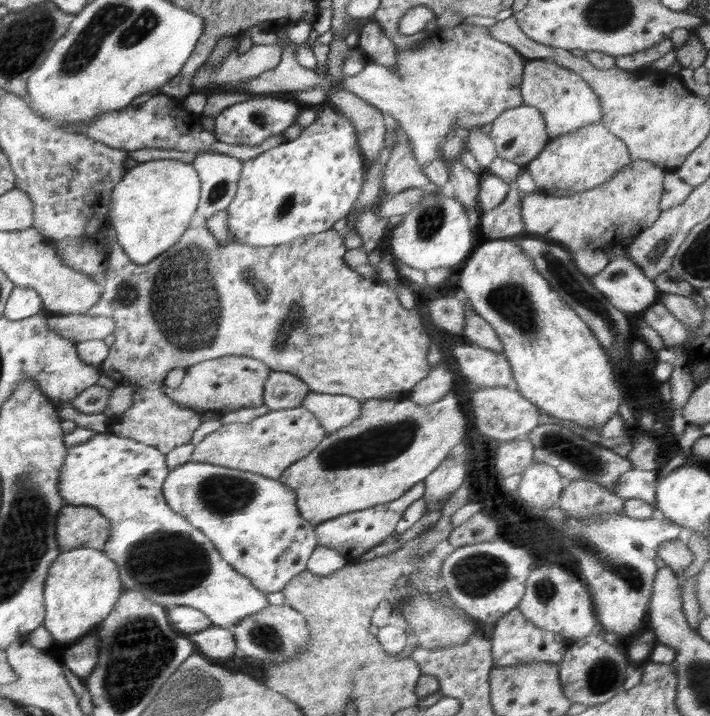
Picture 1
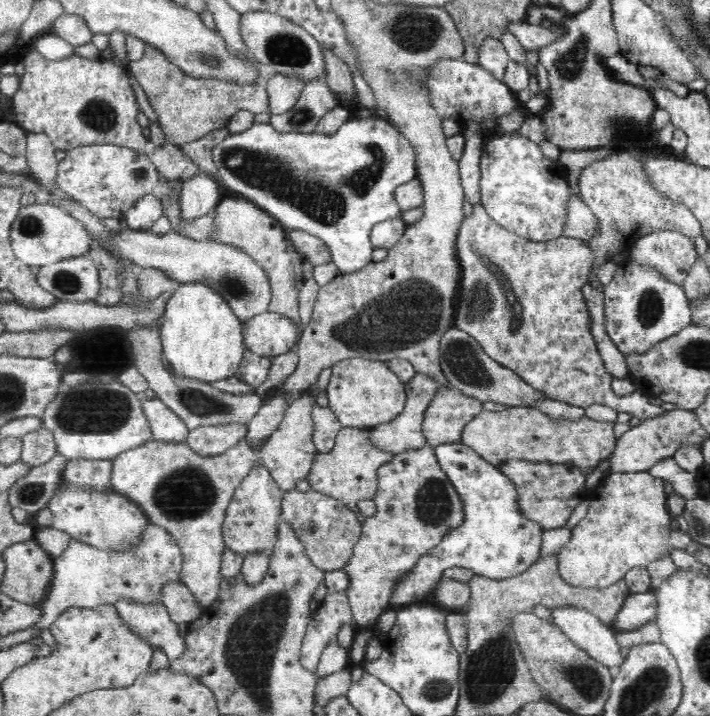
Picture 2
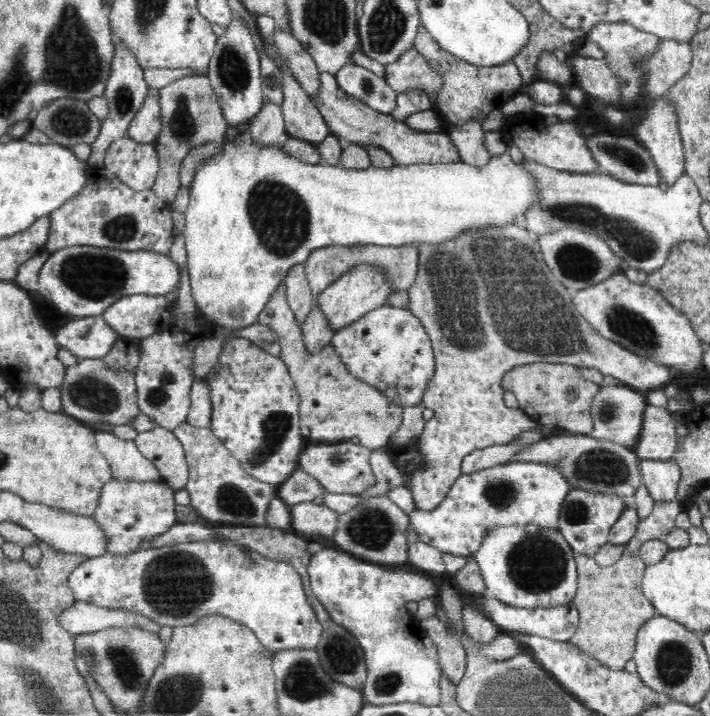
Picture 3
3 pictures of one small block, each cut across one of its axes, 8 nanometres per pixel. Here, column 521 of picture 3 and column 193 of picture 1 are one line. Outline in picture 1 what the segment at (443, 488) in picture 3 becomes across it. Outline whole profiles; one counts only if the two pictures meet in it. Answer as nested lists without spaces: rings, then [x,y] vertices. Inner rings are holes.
[[[206,223],[199,227],[192,227],[186,230],[186,236],[180,238],[180,260],[178,260],[178,244],[172,246],[172,250],[166,250],[166,254],[160,254],[156,258],[156,262],[148,262],[146,266],[136,264],[130,260],[130,257],[122,250],[122,247],[116,241],[114,236],[114,229],[100,228],[99,236],[108,239],[108,246],[110,247],[110,255],[108,258],[108,271],[106,271],[104,287],[101,290],[100,299],[94,308],[88,309],[88,315],[107,316],[114,320],[116,327],[114,327],[115,340],[109,348],[107,358],[101,366],[101,374],[108,375],[114,379],[117,384],[132,384],[134,386],[132,395],[132,403],[126,413],[119,414],[119,417],[112,417],[105,422],[105,426],[110,429],[114,435],[122,436],[123,438],[130,438],[142,444],[153,446],[162,455],[170,453],[176,446],[191,443],[194,432],[201,425],[199,414],[191,408],[185,408],[182,404],[171,400],[167,394],[161,391],[160,386],[164,386],[166,374],[174,368],[188,369],[190,366],[200,364],[210,359],[217,359],[228,355],[240,355],[247,357],[254,357],[266,363],[271,370],[278,370],[294,374],[302,381],[306,381],[306,385],[311,392],[318,392],[323,394],[344,394],[351,396],[351,398],[358,401],[366,401],[372,398],[384,399],[389,401],[390,398],[397,399],[397,396],[404,395],[404,392],[412,391],[414,386],[418,384],[423,378],[428,376],[430,370],[430,363],[428,363],[428,351],[430,346],[430,338],[428,337],[424,326],[422,325],[421,316],[418,311],[410,310],[402,307],[396,297],[393,289],[385,287],[382,282],[374,280],[366,280],[356,271],[352,270],[344,261],[344,254],[348,248],[344,245],[343,232],[338,232],[334,229],[325,230],[318,234],[312,234],[305,237],[298,237],[290,242],[270,245],[270,246],[256,246],[248,245],[230,238],[226,246],[220,246],[216,242],[214,233],[206,228]]]

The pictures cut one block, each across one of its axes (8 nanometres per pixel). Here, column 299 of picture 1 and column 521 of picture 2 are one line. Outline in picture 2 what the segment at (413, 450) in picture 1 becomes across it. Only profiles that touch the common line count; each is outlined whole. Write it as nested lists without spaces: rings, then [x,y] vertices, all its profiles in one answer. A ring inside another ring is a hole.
[[[510,460],[496,465],[496,468],[508,476],[518,490],[518,507],[522,515],[544,530],[564,527],[577,505],[580,493],[586,490],[586,473],[571,465]]]

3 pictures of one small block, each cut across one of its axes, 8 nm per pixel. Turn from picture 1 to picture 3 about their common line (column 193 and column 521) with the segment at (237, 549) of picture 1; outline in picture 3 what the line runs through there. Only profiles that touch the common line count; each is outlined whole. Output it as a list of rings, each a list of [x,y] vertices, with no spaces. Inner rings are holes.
[[[510,462],[473,474],[462,474],[448,490],[446,498],[434,510],[414,509],[409,513],[410,529],[425,544],[454,556],[473,555],[478,552],[484,538],[498,526],[542,526],[558,530],[561,506],[570,492],[570,483],[552,466],[538,462]]]

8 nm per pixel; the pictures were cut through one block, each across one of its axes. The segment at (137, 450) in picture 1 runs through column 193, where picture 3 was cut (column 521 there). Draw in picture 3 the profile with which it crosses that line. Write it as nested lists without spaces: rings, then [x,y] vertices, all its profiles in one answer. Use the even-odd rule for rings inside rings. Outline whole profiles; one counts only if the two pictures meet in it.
[[[534,524],[492,528],[488,532],[488,536],[484,538],[478,552],[473,554],[485,582],[486,596],[494,597],[507,605],[529,609],[567,605],[572,602],[578,586],[577,566],[574,556],[575,553],[571,546],[568,545],[559,530],[543,528]]]

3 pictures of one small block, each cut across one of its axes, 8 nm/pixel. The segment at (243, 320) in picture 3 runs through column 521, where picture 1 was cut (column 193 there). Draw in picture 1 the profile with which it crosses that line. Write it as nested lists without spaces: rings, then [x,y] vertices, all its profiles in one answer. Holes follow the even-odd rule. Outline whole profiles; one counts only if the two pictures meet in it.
[[[150,160],[127,169],[110,198],[110,224],[122,250],[132,262],[148,264],[174,246],[197,210],[201,196],[198,171],[181,160]]]

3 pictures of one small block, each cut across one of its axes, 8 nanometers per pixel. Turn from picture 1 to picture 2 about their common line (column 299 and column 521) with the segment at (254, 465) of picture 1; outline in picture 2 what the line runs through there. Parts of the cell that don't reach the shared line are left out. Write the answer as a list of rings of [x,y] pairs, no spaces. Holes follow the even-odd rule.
[[[510,407],[499,412],[483,411],[478,414],[463,430],[461,443],[473,448],[475,452],[488,463],[496,466],[510,460],[524,460],[536,463],[548,462],[574,466],[586,473],[586,489],[597,489],[605,478],[604,470],[599,470],[600,464],[608,462],[609,457],[615,452],[616,434],[614,423],[597,422],[584,416],[576,422],[559,422],[551,420],[542,412],[528,407]]]

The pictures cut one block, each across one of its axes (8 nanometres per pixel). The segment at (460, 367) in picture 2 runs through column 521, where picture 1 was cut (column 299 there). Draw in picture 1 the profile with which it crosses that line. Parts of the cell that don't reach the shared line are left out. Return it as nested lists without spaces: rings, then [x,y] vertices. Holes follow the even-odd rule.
[[[271,370],[263,389],[263,405],[269,411],[301,407],[311,391],[300,377],[284,371]]]

